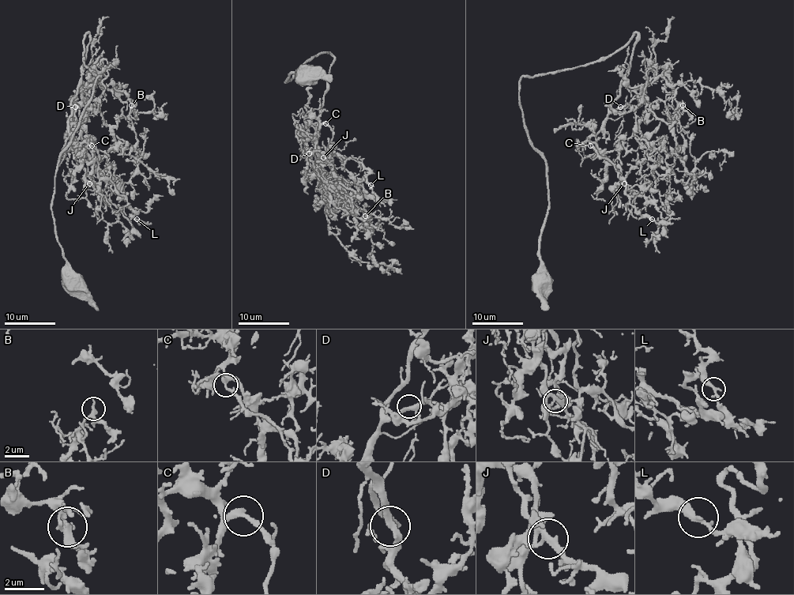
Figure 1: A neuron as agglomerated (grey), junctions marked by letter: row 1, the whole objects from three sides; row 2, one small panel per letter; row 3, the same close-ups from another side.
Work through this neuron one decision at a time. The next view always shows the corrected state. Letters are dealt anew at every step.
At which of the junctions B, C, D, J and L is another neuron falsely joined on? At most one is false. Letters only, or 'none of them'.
none of them

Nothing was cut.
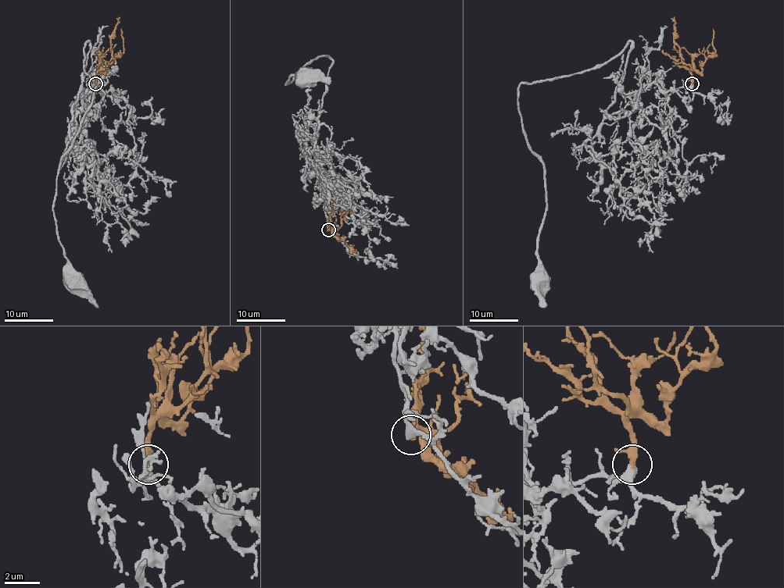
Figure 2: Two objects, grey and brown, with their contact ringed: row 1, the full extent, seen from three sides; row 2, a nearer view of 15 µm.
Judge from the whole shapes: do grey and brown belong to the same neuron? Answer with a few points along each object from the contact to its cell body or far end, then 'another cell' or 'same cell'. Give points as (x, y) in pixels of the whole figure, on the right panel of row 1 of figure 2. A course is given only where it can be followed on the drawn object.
grey runs (692, 83), (652, 75), (607, 115), (630, 41), (519, 85), (545, 180), (539, 280); brown runs (692, 83), (691, 68), (681, 59), (680, 47), (674, 41), (671, 18); same cell

